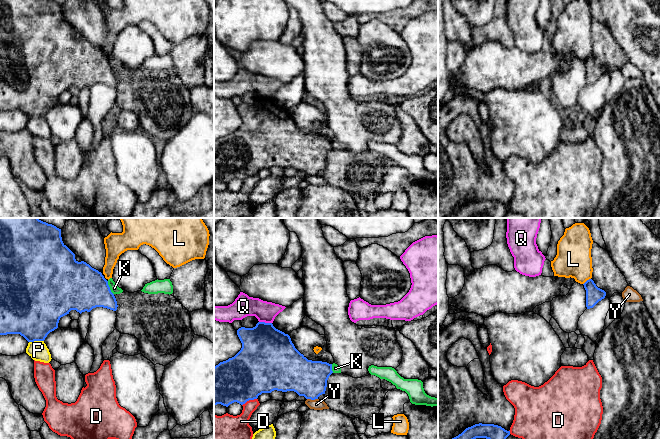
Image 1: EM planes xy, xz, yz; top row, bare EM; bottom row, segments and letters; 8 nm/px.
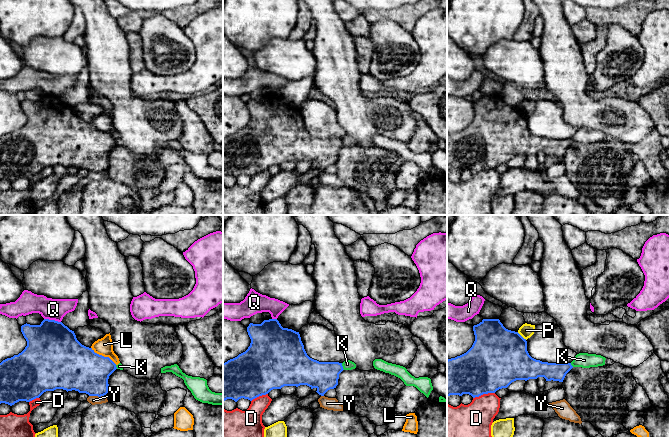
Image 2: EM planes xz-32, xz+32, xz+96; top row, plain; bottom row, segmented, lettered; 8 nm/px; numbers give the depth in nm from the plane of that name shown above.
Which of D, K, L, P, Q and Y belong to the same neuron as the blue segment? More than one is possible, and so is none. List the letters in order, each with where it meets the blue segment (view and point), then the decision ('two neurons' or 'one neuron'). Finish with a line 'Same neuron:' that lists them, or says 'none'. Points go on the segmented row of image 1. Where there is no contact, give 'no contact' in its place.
D: contact xz (249, 399); two neurons
K: contact xy (109, 288); two neurons
L: contact yz (586, 281); two neurons
P: contact xy (36, 340); two neurons
Q: contact xz (264, 322); two neurons
Y: contact xz (312, 399); two neurons
Same neuron: none

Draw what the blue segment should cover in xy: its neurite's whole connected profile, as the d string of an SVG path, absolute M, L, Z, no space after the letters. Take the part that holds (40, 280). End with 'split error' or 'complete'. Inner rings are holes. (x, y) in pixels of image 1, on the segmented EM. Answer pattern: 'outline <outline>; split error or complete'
outline M0 218L0 335L20 334L28 342L44 341L50 332L58 328L60 318L69 314L71 310L76 310L81 314L85 311L90 312L96 307L116 311L118 305L102 273L86 262L78 262L75 259L75 254L62 241L61 229L38 218Z; complete

